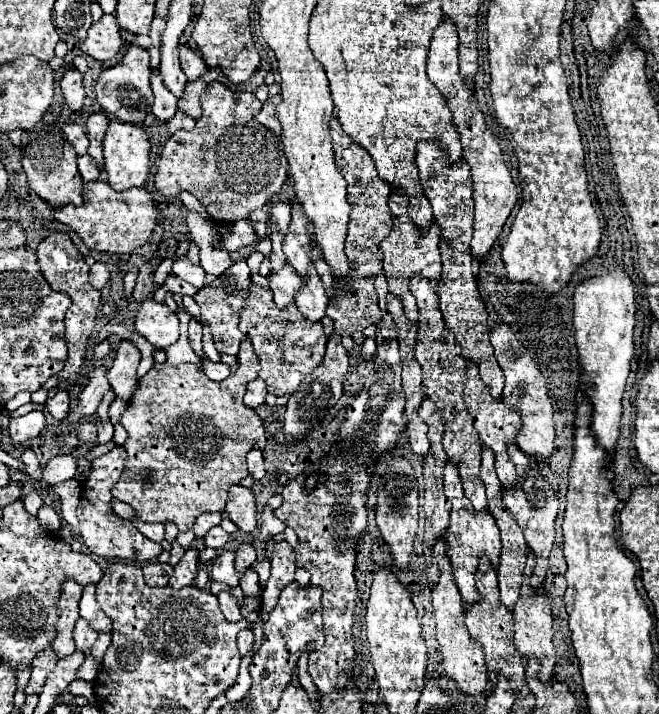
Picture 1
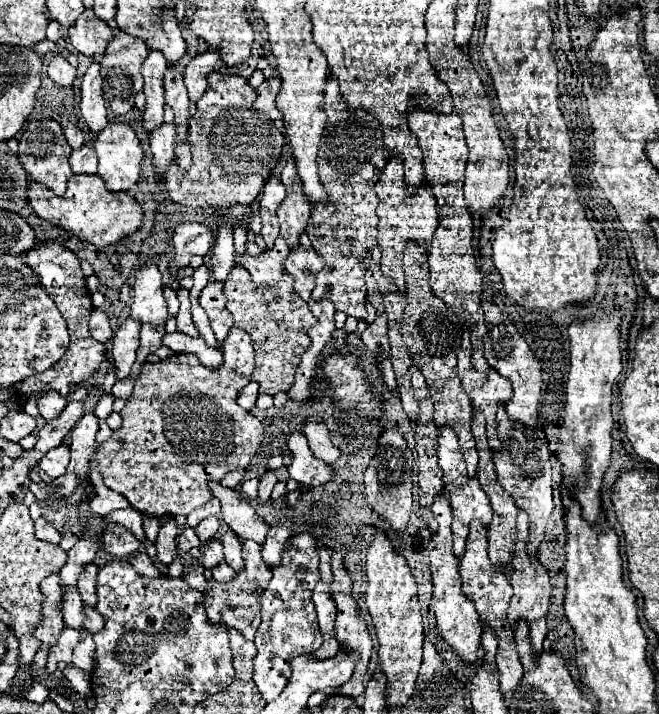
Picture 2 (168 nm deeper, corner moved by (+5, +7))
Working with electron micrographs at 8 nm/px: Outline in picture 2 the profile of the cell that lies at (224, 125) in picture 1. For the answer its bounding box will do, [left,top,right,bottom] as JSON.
[163,72,283,208]

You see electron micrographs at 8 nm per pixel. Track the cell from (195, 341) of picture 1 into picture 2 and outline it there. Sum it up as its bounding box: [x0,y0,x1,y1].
[177,288,199,336]

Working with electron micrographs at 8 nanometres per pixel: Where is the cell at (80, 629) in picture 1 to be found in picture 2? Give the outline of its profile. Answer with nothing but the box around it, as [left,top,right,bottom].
[63,590,85,630]

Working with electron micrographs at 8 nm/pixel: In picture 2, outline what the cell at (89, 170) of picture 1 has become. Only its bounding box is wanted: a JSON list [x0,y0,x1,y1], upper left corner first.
[69,146,97,174]

